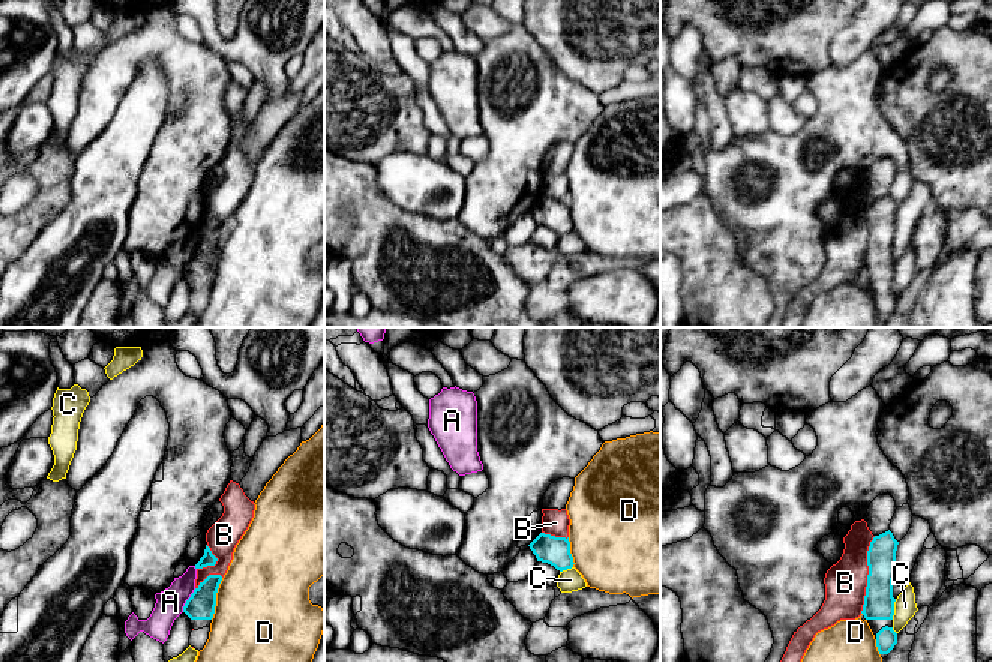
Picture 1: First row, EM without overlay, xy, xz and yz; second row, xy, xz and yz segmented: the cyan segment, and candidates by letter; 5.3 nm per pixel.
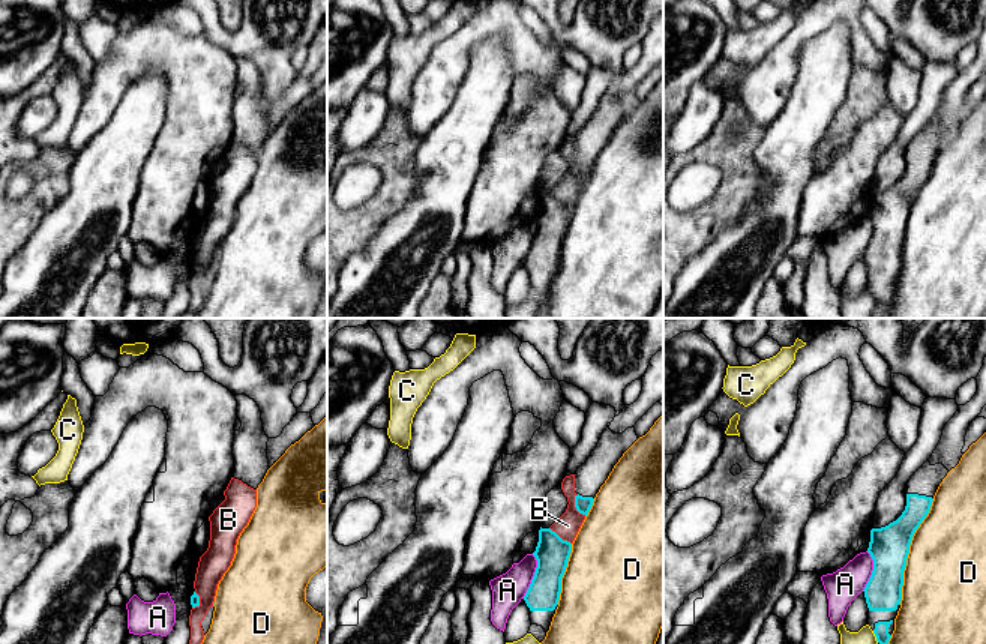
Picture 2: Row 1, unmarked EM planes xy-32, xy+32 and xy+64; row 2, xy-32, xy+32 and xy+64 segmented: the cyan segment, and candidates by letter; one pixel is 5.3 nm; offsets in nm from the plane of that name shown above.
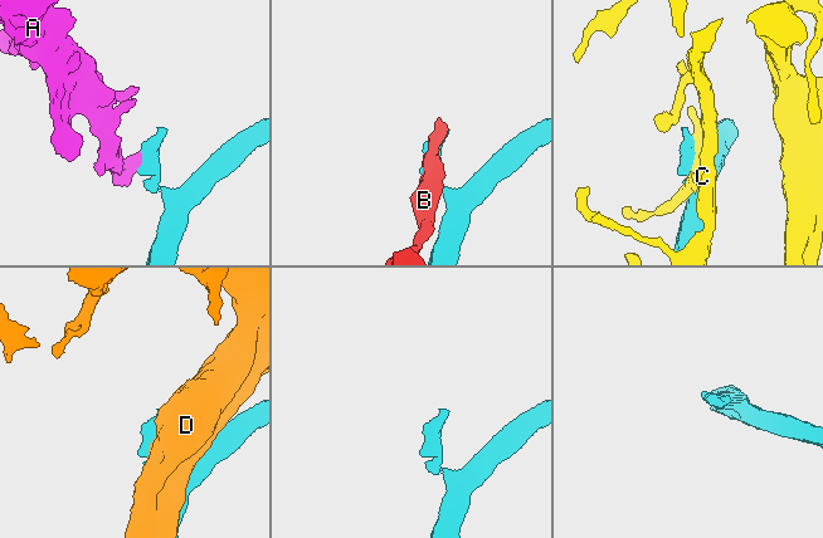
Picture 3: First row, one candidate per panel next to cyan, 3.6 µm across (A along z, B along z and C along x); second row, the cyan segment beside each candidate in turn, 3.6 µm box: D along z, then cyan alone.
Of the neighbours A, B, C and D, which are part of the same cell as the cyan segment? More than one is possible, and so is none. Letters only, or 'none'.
none

